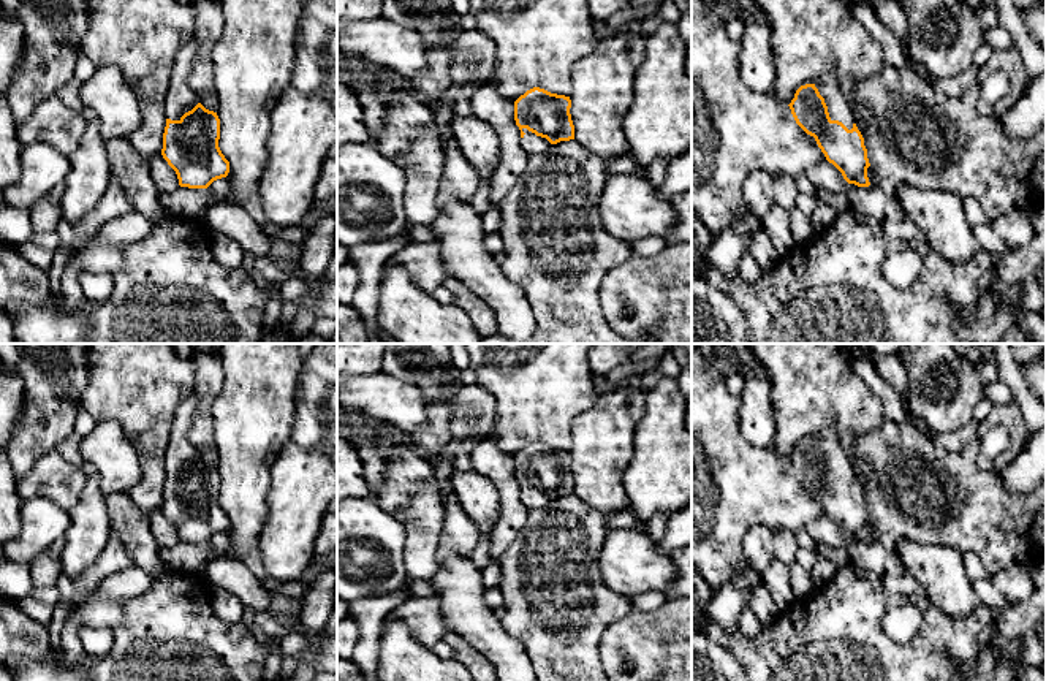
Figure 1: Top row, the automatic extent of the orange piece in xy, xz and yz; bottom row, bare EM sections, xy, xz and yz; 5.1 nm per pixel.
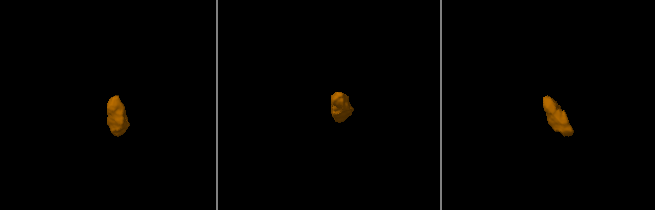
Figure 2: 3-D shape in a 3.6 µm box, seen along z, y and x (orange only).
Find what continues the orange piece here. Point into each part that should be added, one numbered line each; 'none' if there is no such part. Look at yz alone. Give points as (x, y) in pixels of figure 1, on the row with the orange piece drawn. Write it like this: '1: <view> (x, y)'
1: yz (828, 86)

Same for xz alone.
1: xz (532, 144)

